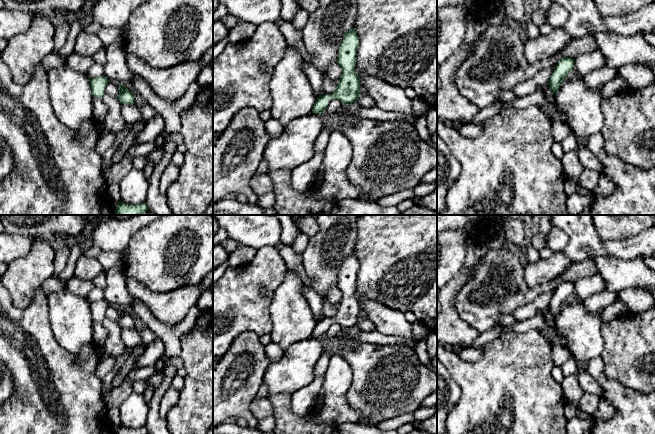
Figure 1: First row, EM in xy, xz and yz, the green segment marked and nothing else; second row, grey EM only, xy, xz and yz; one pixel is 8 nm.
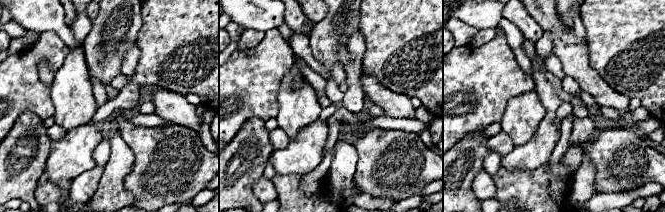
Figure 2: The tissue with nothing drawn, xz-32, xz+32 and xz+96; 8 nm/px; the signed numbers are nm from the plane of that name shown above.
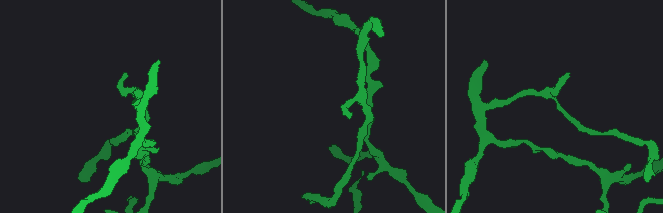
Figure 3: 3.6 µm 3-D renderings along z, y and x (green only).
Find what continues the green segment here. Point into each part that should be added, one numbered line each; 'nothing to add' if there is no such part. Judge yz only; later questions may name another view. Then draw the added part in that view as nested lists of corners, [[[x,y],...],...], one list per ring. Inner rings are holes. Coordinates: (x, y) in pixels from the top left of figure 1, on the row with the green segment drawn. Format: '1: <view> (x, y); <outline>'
nothing to add

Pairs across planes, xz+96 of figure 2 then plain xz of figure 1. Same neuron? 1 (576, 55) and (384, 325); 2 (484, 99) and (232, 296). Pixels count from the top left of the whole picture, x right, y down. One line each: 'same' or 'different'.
1: same
2: same

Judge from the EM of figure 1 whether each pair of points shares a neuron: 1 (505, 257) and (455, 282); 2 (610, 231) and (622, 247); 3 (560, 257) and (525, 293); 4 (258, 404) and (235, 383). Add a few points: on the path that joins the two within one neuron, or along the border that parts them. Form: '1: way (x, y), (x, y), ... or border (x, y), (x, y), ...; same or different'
1: border (484, 254), (474, 266), (469, 279), (457, 293); different
2: border (595, 228), (603, 240), (623, 240), (639, 233); different
3: border (524, 264), (529, 287), (552, 278); different
4: border (256, 395), (250, 404), (250, 411), (258, 420); different

